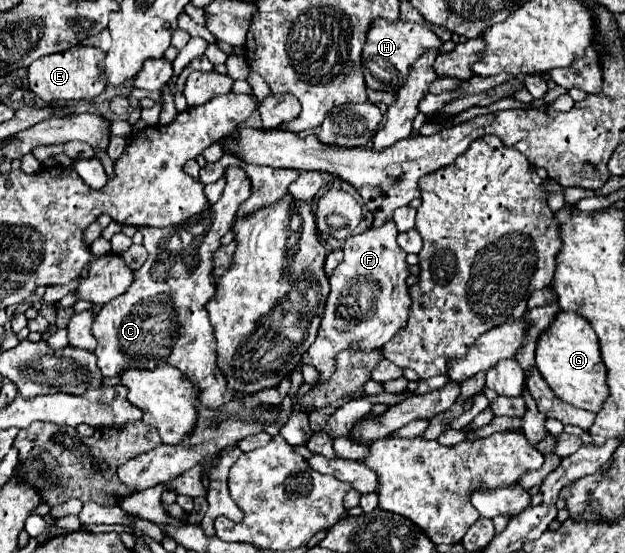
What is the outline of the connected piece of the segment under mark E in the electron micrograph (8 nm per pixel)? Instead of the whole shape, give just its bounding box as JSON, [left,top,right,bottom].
[28,45,106,105]

